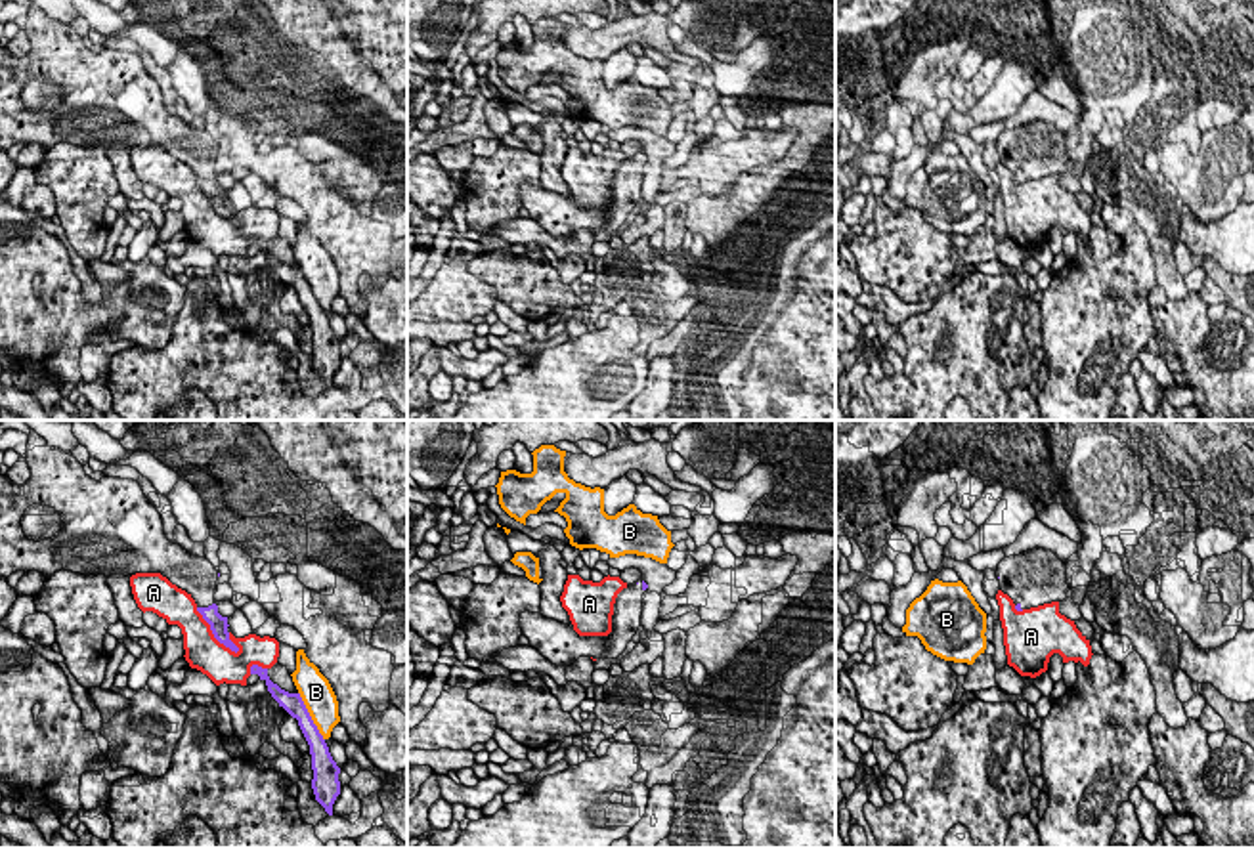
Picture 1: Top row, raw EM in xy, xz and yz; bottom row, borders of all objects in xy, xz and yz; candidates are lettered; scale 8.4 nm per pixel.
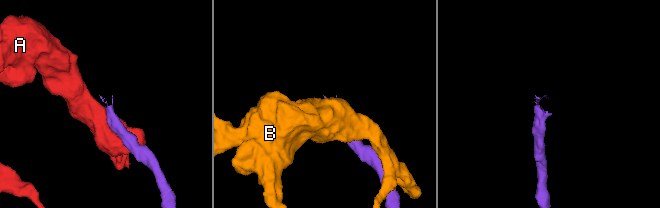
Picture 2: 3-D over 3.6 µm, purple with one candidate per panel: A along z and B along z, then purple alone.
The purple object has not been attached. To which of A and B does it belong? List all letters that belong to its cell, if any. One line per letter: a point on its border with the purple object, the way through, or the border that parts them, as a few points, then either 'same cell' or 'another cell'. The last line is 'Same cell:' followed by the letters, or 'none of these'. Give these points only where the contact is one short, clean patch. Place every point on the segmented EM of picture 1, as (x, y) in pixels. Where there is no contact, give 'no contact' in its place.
A: xy (213, 633) | another cell
B: xy (310, 717) | another cell
Same cell: none of these

